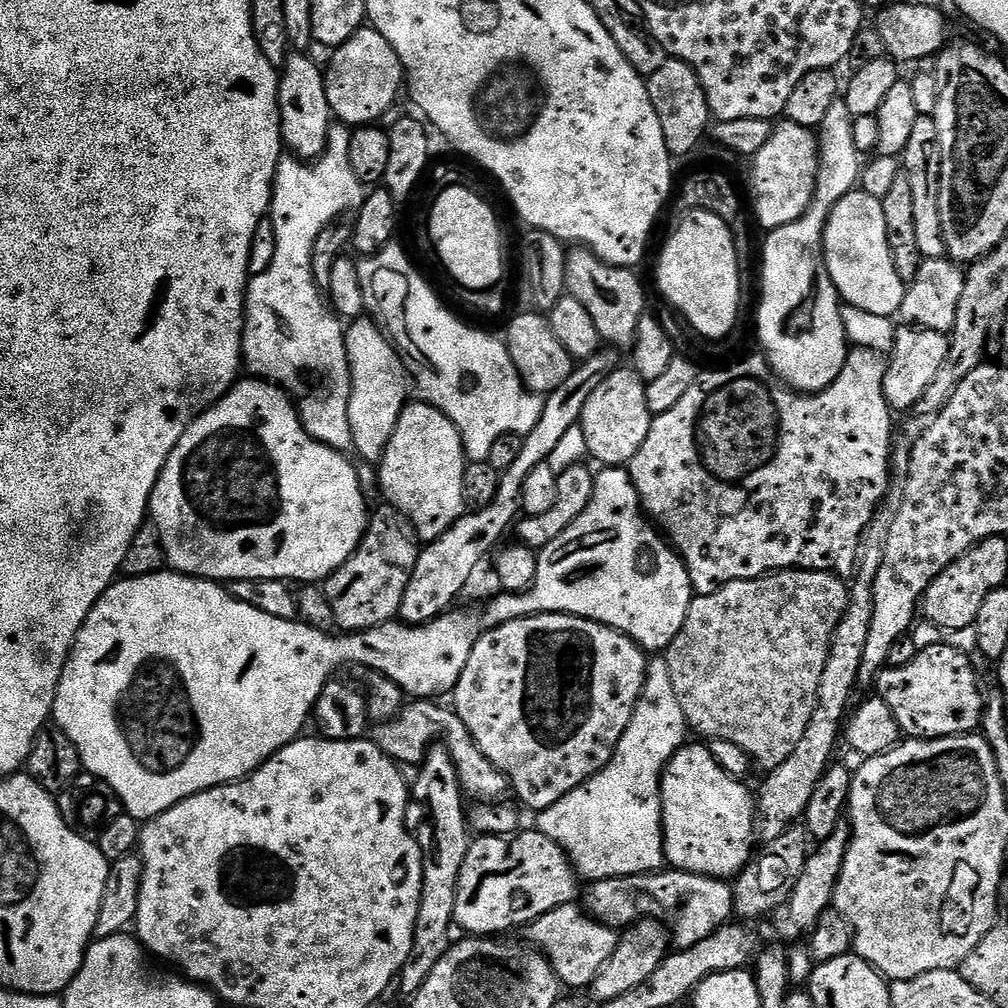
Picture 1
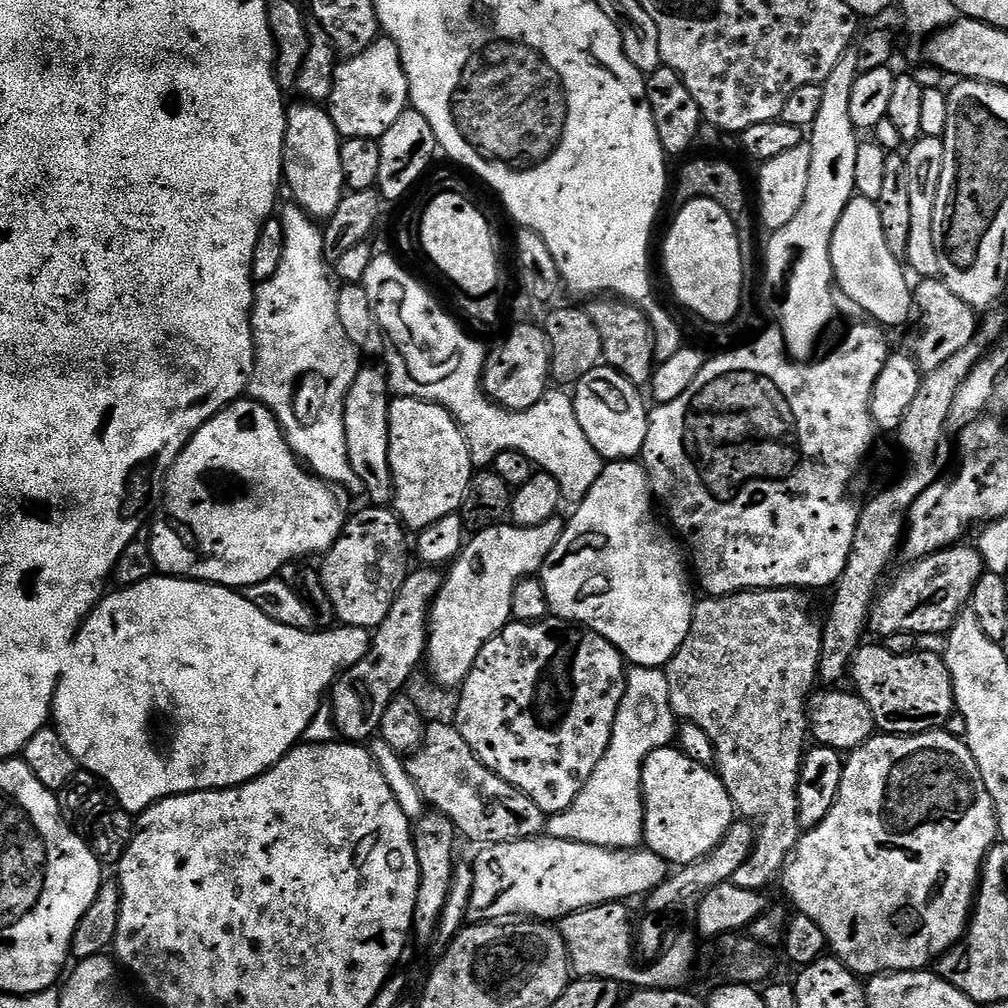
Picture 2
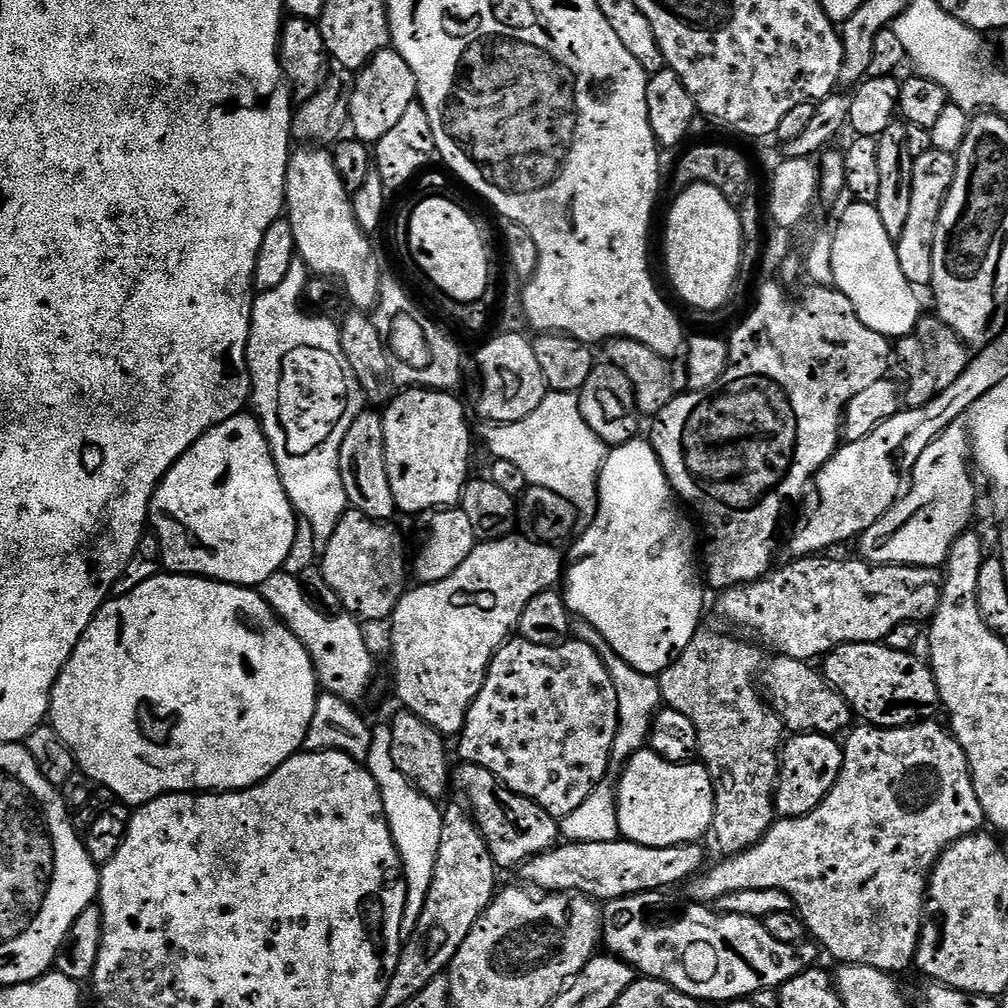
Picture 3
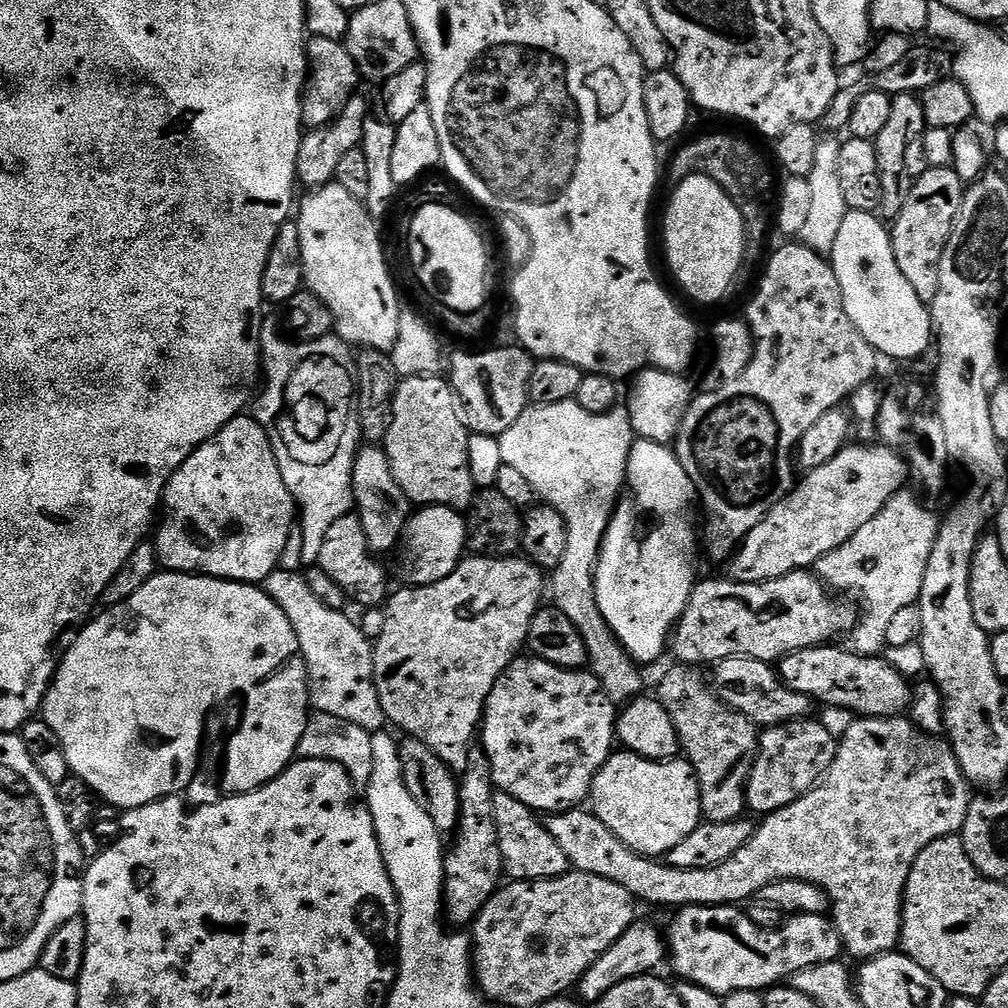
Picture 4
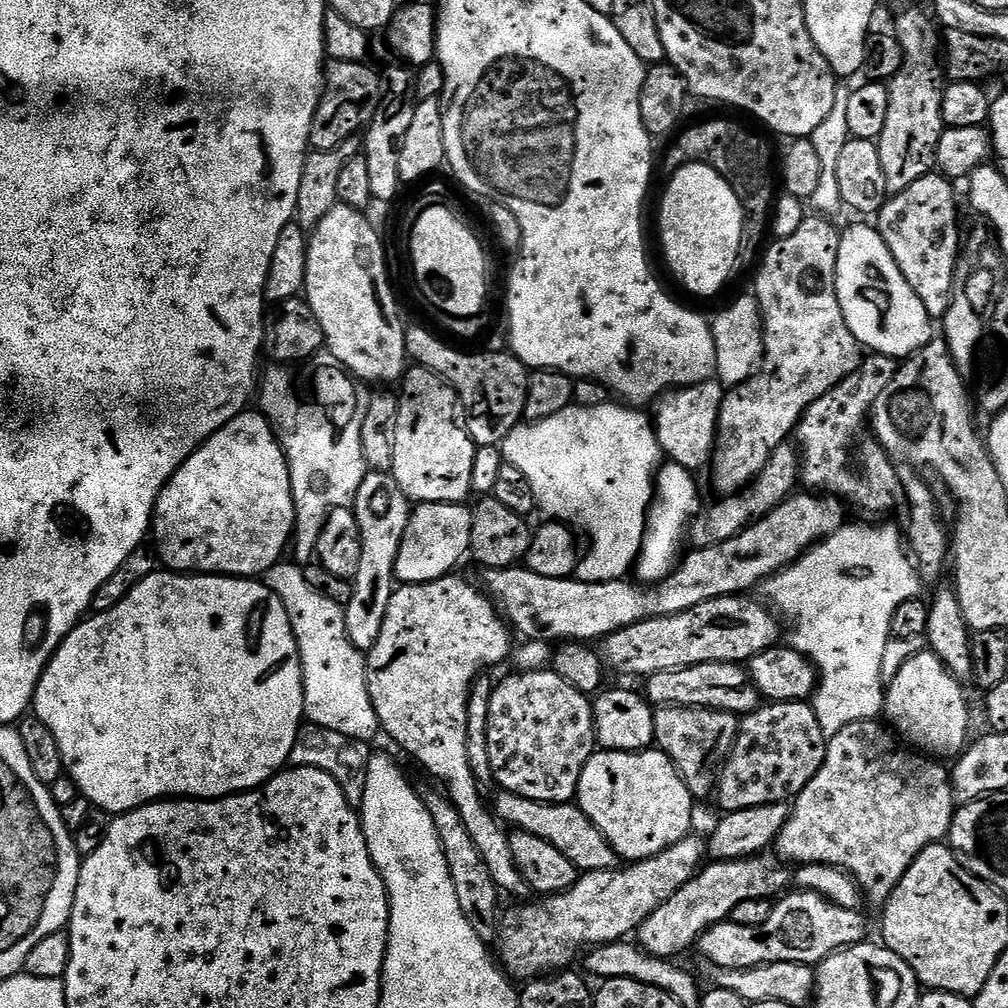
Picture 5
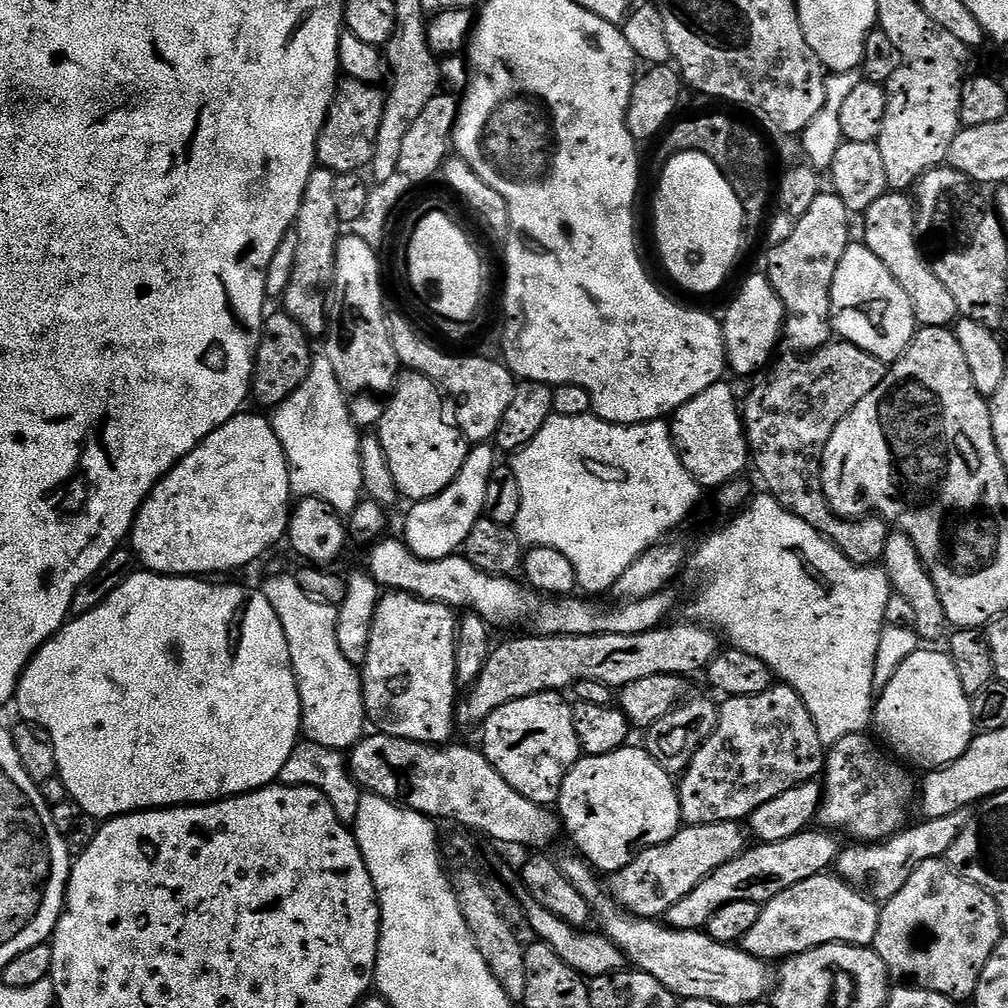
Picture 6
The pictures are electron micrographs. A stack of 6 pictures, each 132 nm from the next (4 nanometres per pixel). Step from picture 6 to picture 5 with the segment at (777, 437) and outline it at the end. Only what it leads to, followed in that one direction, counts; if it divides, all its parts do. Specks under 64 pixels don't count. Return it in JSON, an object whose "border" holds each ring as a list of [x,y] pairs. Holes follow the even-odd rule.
{"border":[[[865,355],[859,366],[845,380],[838,382],[838,386],[822,394],[822,398],[815,400],[805,410],[794,433],[795,443],[802,453],[800,480],[803,487],[804,484],[808,487],[805,489],[819,490],[841,501],[849,500],[854,507],[861,508],[872,516],[884,516],[887,512],[894,511],[899,504],[901,507],[904,488],[900,485],[897,465],[892,465],[895,463],[887,452],[875,450],[876,452],[866,453],[860,476],[852,472],[852,447],[855,446],[860,431],[869,423],[872,407],[878,402],[882,390],[886,390],[886,386],[894,382],[897,371],[898,364],[893,357]]]}

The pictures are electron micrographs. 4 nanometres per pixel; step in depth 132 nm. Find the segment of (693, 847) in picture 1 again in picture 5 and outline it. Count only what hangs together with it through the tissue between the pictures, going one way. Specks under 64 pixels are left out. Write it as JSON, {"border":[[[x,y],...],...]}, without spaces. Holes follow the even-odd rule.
{"border":[[[659,750],[593,752],[590,762],[586,762],[580,775],[575,803],[586,814],[586,818],[590,818],[590,822],[594,822],[598,830],[602,830],[617,857],[624,862],[649,860],[651,856],[657,856],[662,850],[674,846],[693,831],[693,794],[680,777],[680,771],[672,765],[672,759]]]}

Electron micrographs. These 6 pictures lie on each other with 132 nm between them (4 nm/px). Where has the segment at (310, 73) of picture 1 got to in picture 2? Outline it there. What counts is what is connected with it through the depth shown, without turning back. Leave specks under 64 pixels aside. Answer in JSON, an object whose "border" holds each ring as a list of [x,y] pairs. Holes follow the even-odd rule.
{"border":[[[299,102],[287,109],[288,121],[284,135],[283,183],[292,191],[295,207],[301,208],[317,222],[327,222],[338,210],[338,202],[346,194],[342,178],[340,132],[330,114],[319,103]]]}

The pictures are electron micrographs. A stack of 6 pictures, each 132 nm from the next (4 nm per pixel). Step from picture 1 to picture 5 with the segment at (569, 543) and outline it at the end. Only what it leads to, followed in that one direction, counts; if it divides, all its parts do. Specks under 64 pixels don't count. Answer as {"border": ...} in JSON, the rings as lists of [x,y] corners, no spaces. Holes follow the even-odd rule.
{"border":[[[664,462],[654,477],[654,499],[648,510],[648,520],[644,524],[644,540],[640,543],[640,553],[634,563],[634,576],[637,576],[635,579],[645,585],[658,584],[667,578],[677,567],[685,551],[684,540],[686,544],[690,525],[701,511],[700,492],[696,489],[696,480],[692,476],[695,475],[689,469]]]}

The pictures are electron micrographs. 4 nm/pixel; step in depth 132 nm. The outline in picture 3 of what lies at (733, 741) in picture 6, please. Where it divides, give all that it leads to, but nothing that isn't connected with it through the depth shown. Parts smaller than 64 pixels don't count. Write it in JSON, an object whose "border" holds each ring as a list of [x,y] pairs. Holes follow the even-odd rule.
{"border":[[[817,732],[793,735],[780,753],[780,777],[776,779],[774,797],[777,817],[793,820],[818,810],[830,790],[834,790],[834,782],[838,782],[843,765],[844,750],[839,739]]]}

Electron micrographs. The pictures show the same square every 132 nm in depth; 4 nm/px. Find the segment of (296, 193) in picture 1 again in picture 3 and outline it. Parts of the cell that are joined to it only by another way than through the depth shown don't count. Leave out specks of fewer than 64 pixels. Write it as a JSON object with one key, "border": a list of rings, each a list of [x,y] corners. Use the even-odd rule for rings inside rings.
{"border":[[[298,262],[294,266],[290,266],[290,274],[286,274],[286,279],[279,286],[274,286],[274,290],[269,292],[261,292],[252,301],[252,329],[250,330],[250,338],[248,339],[248,369],[252,375],[252,395],[250,397],[251,407],[254,409],[255,415],[260,421],[260,425],[264,428],[264,433],[268,439],[268,445],[272,451],[274,462],[280,471],[282,478],[282,486],[286,490],[286,494],[292,499],[293,505],[301,517],[308,519],[308,528],[312,531],[312,536],[316,539],[316,552],[324,553],[328,545],[328,539],[334,534],[334,530],[338,526],[338,522],[344,513],[349,511],[348,495],[346,494],[346,486],[342,486],[342,474],[340,473],[340,451],[342,450],[342,438],[346,438],[346,430],[350,430],[350,426],[354,422],[354,418],[359,412],[365,411],[366,401],[364,399],[364,391],[358,382],[358,378],[354,378],[354,369],[350,367],[350,362],[346,358],[346,353],[342,351],[342,342],[340,341],[340,329],[337,321],[332,321],[324,314],[313,314],[311,311],[303,312],[300,304],[304,300],[304,288],[307,287],[310,279],[310,273],[307,264]]]}

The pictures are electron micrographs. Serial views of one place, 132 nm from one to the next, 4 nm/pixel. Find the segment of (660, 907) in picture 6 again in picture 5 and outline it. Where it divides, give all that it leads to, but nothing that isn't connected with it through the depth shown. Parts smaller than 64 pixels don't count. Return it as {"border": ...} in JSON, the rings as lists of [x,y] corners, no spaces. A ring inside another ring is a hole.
{"border":[[[689,834],[649,860],[637,860],[610,872],[585,872],[573,888],[543,897],[540,903],[544,904],[517,903],[517,908],[507,909],[500,917],[498,960],[503,971],[516,982],[547,978],[571,969],[583,948],[631,937],[651,912],[701,871],[705,860],[705,841]]]}

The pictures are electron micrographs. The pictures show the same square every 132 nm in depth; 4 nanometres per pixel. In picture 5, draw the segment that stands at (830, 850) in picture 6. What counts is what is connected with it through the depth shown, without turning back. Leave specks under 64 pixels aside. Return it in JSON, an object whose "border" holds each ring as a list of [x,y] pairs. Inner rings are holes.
{"border":[[[761,854],[750,856],[747,860],[709,863],[690,882],[686,882],[682,890],[674,893],[662,906],[658,906],[658,910],[651,912],[641,922],[638,929],[640,947],[652,956],[677,958],[691,944],[693,947],[709,928],[725,923],[738,902],[750,902],[750,898],[766,900],[779,897],[785,891],[783,888],[790,884],[790,872],[787,872],[789,869],[779,859],[767,860],[768,858]]]}

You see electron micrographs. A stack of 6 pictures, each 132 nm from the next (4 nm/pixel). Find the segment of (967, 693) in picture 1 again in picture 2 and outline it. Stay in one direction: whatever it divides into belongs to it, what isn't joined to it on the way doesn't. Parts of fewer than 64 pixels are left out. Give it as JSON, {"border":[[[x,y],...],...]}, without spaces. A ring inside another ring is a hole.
{"border":[[[871,642],[865,643],[852,659],[850,680],[853,680],[855,691],[870,706],[870,714],[874,714],[874,722],[881,733],[890,736],[917,736],[919,732],[931,732],[945,727],[944,724],[956,712],[954,686],[950,678],[950,670],[946,666],[943,655],[938,653],[910,653],[909,656],[894,654],[886,646],[880,648]]]}

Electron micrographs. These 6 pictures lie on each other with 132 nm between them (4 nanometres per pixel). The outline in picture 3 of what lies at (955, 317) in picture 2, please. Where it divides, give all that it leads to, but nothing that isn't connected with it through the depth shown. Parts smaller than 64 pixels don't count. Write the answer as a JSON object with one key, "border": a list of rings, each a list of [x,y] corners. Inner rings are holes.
{"border":[[[936,318],[921,319],[915,332],[903,337],[899,344],[898,356],[904,359],[904,380],[908,383],[906,386],[903,385],[902,400],[910,408],[926,406],[936,395],[949,389],[966,370],[970,361],[969,349],[958,333]]]}

